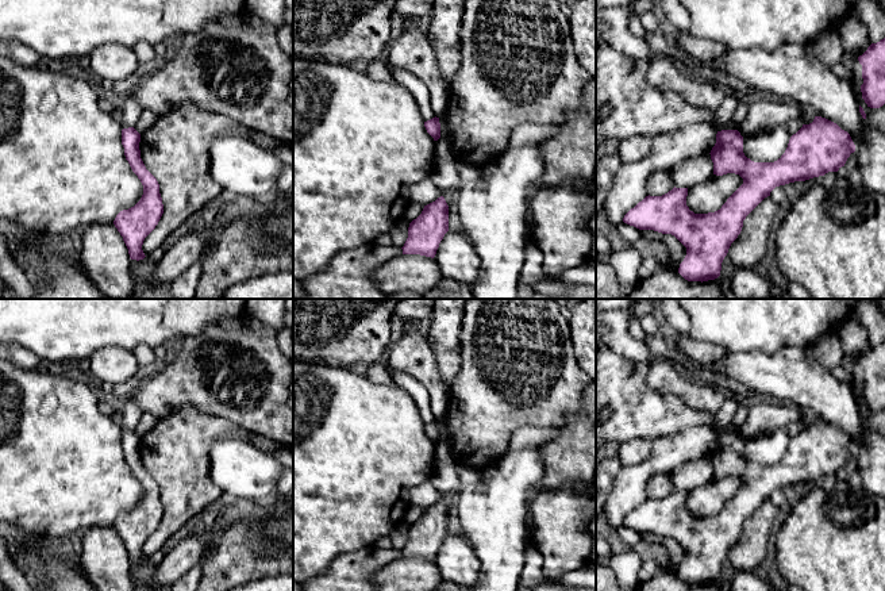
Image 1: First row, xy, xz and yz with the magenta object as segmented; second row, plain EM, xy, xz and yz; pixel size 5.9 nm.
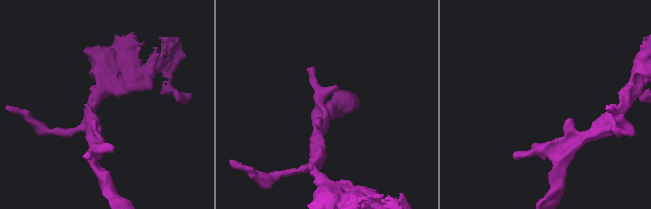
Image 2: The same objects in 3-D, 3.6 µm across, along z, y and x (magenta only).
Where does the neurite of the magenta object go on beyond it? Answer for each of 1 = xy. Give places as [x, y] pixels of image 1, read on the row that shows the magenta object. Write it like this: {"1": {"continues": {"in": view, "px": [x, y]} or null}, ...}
{"1": {"continues": null}}

